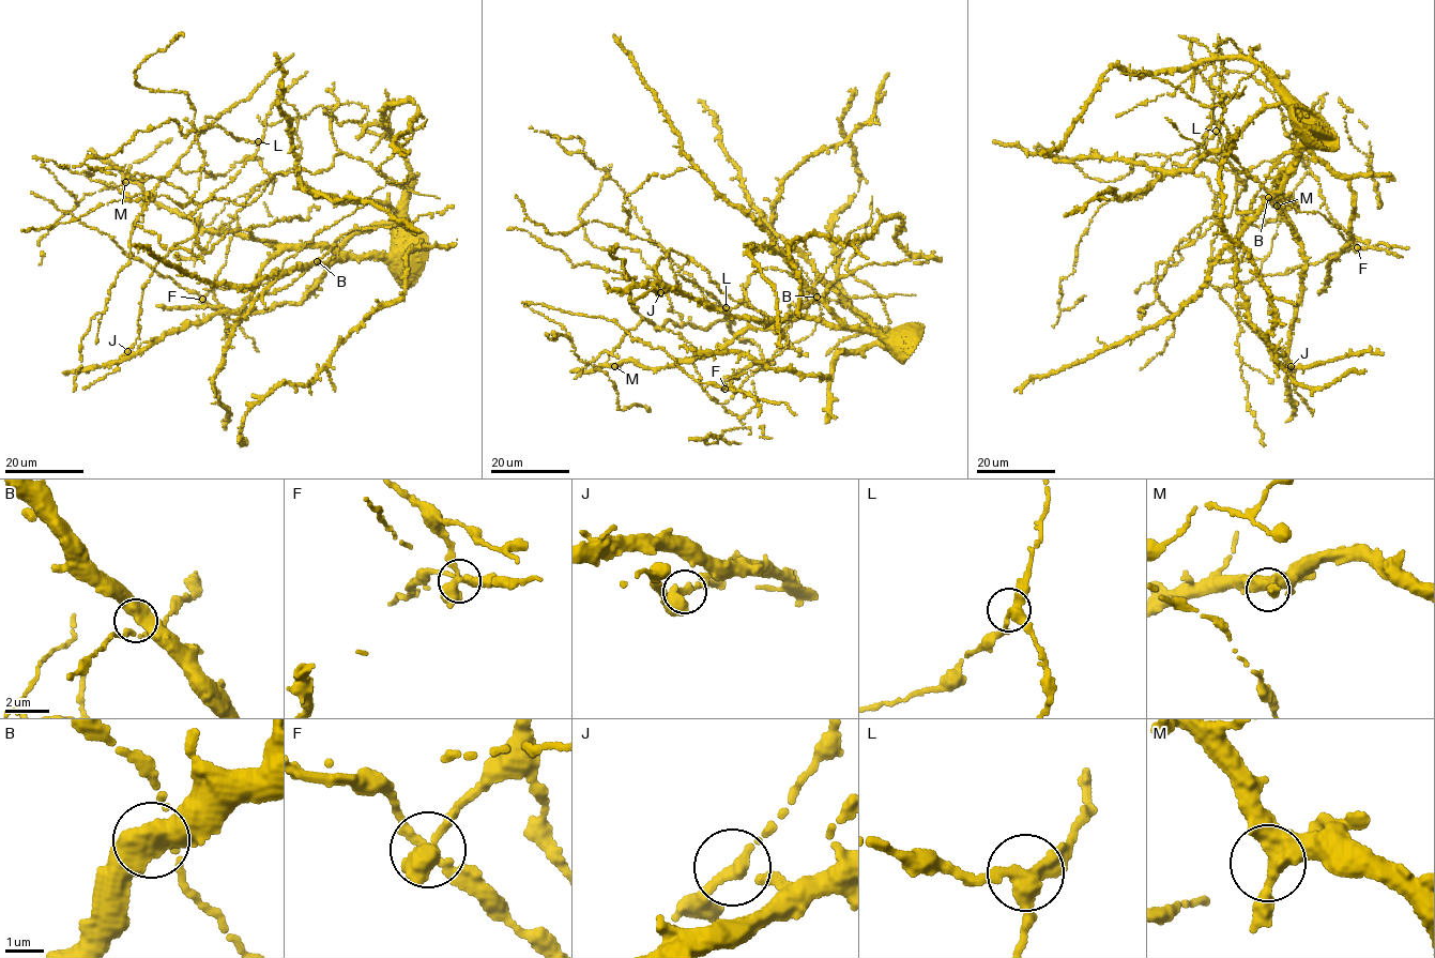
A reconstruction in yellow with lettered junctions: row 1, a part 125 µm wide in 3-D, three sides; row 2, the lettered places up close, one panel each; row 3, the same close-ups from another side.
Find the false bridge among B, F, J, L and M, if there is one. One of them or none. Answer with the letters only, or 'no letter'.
F

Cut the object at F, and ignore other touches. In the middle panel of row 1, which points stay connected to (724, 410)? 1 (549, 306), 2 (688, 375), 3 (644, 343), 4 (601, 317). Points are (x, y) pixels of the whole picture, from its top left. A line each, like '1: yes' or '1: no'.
1: no
2: no
3: no
4: no

